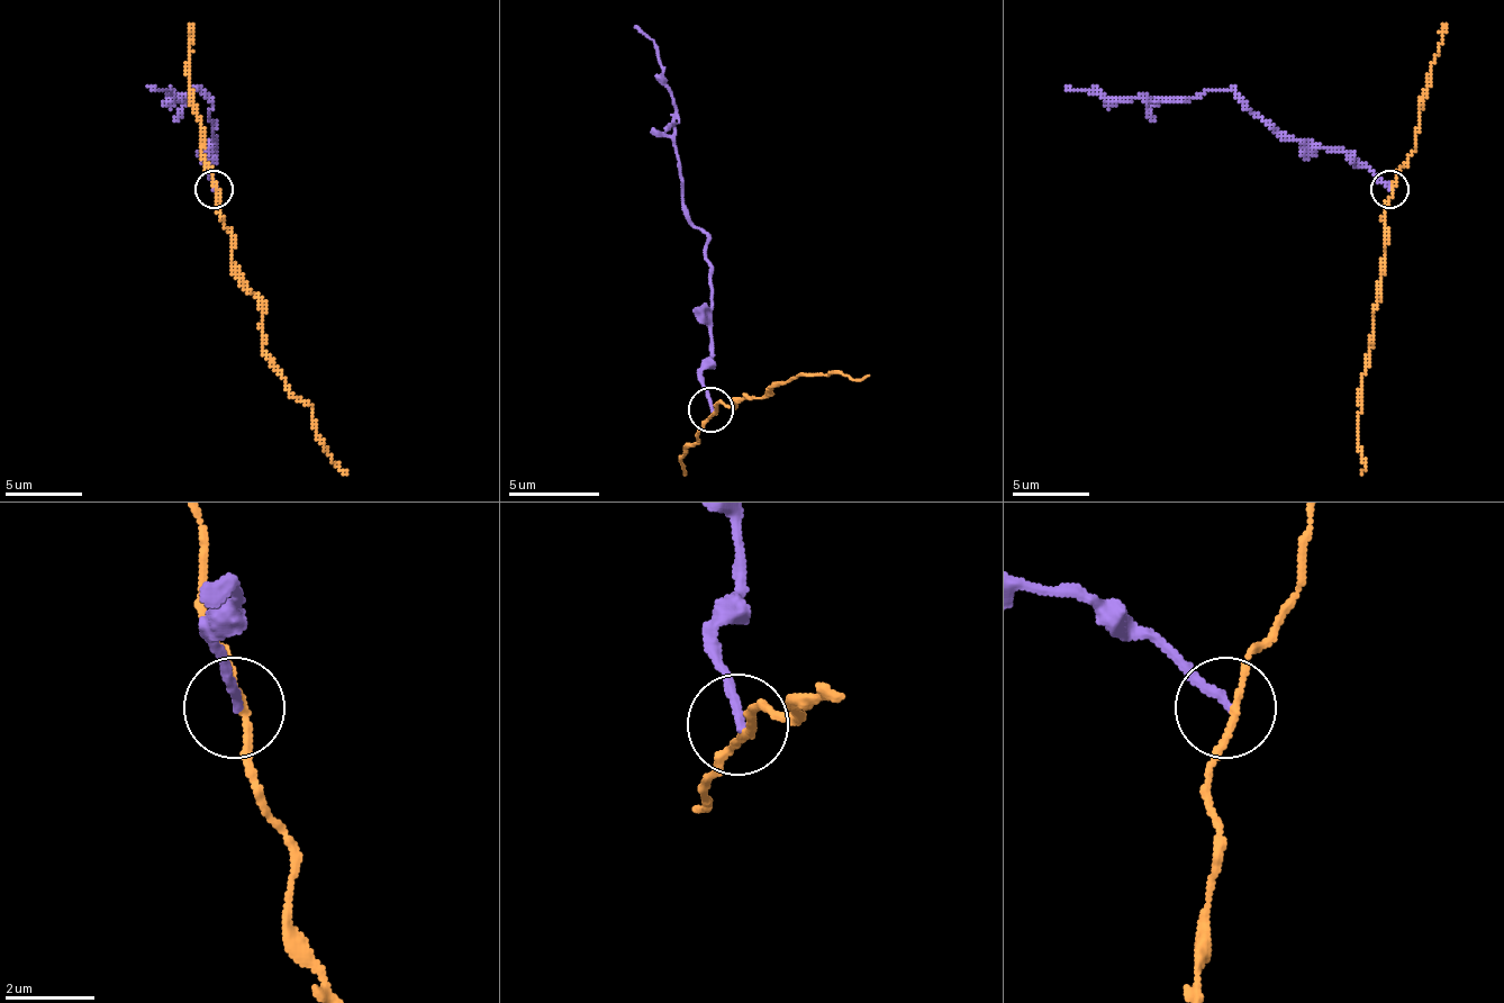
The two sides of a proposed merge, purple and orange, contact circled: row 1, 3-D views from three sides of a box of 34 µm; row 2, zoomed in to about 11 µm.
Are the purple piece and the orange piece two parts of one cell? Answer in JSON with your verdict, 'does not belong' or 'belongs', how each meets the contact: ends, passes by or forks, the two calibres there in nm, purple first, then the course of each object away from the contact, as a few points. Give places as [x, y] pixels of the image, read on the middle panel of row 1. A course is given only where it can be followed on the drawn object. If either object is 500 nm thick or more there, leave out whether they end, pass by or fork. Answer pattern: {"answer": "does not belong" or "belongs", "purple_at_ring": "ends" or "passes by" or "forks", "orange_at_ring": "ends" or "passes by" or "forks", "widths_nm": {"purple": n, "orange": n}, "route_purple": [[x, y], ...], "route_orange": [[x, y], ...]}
{"answer": "does not belong", "purple_at_ring": "ends", "orange_at_ring": "passes by", "widths_nm": {"purple": 200, "orange": 140}, "route_purple": [[709, 408], [700, 381], [709, 353], [709, 240], [691, 222], [673, 145], [673, 95], [655, 45], [632, 27]], "route_orange": [[709, 413], [718, 404], [732, 404], [769, 390], [769, 386], [827, 377], [832, 372], [869, 377]]}

